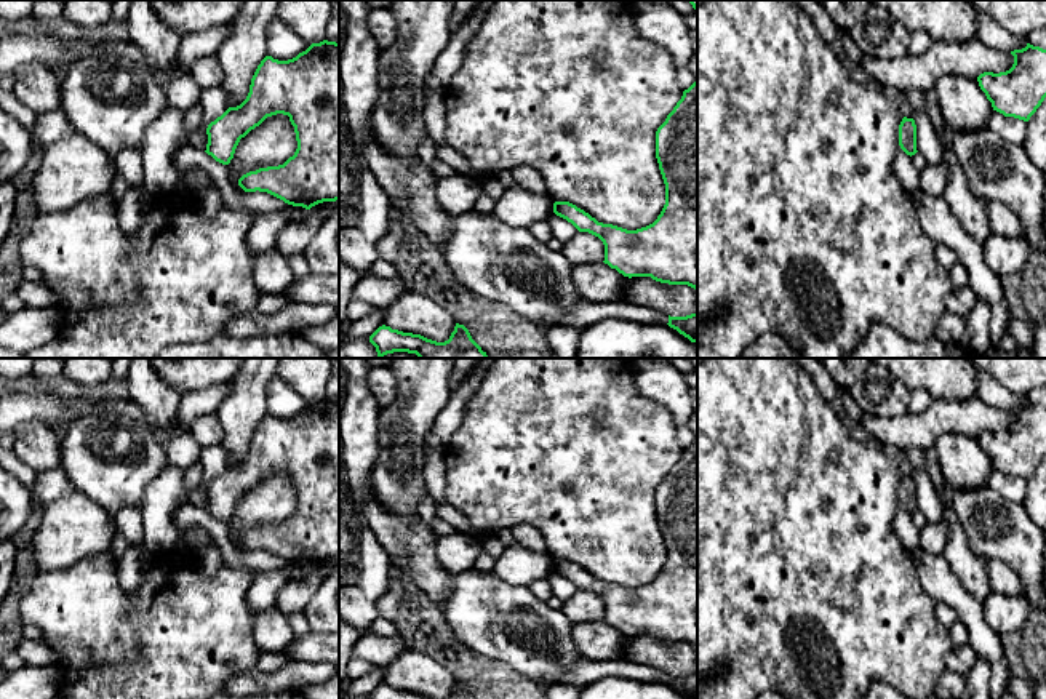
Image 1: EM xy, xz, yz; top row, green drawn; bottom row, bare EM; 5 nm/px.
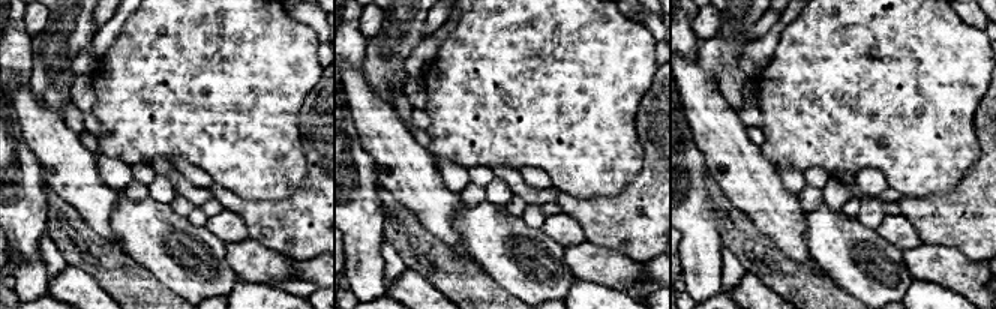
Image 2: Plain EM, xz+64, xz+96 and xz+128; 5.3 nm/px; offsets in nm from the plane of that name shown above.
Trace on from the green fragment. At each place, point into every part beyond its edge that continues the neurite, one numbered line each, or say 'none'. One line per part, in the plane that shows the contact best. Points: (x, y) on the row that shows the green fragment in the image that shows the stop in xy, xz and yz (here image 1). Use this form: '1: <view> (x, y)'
none

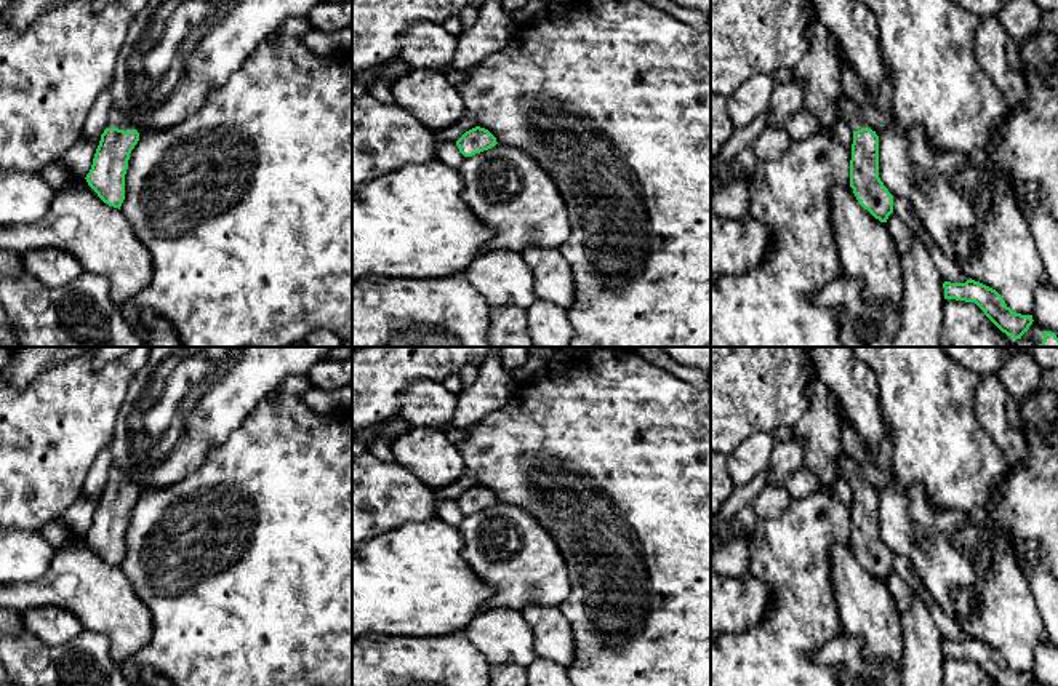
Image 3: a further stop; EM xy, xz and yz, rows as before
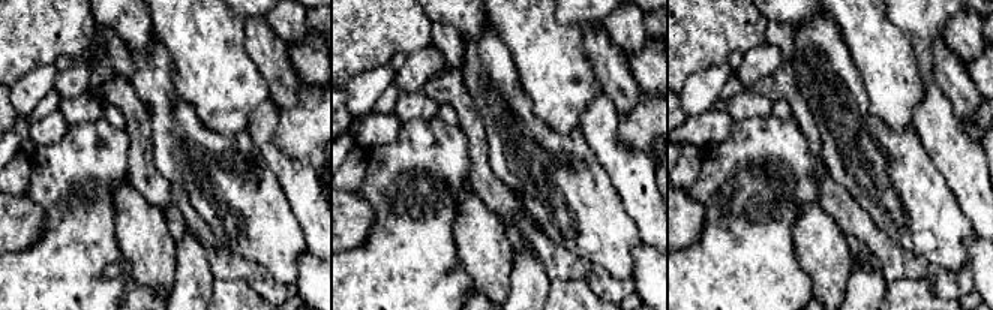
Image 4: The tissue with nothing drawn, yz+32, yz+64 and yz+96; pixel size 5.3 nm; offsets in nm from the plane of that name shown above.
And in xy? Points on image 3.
1: xy (116, 119)

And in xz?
none

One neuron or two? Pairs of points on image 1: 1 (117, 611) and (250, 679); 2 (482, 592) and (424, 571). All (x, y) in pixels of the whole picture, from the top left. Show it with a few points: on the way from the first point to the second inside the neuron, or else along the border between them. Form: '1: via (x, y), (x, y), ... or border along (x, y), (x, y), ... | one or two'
1: border along (255, 666), (234, 674), (224, 682) | two
2: border along (455, 575), (451, 592), (439, 605) | two

